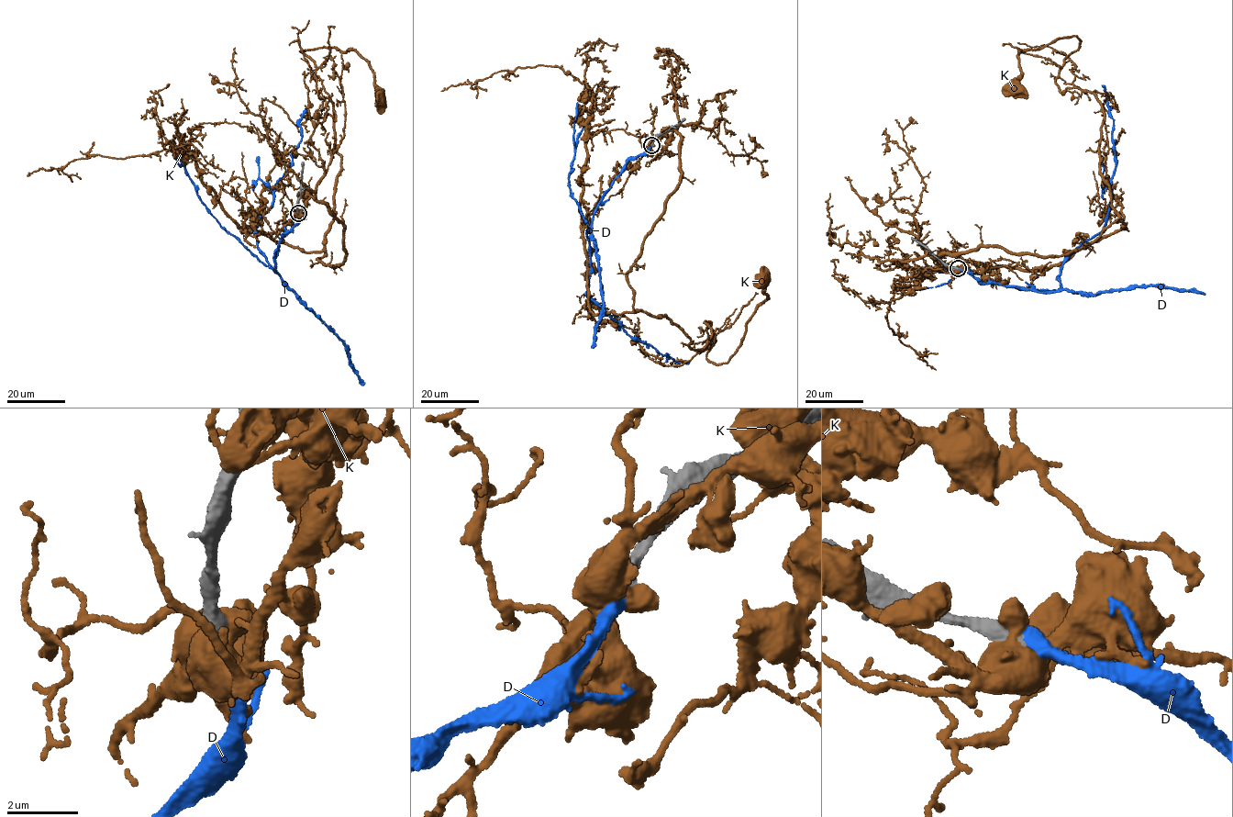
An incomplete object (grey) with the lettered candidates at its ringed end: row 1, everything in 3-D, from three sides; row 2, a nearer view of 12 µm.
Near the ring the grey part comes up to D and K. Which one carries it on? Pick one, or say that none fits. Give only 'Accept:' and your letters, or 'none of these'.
Accept: D

